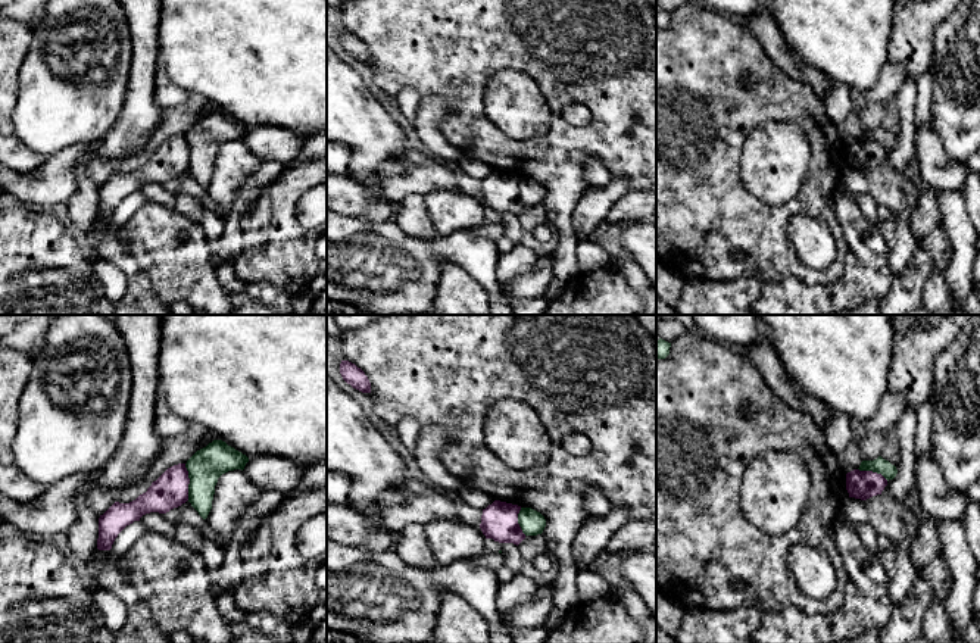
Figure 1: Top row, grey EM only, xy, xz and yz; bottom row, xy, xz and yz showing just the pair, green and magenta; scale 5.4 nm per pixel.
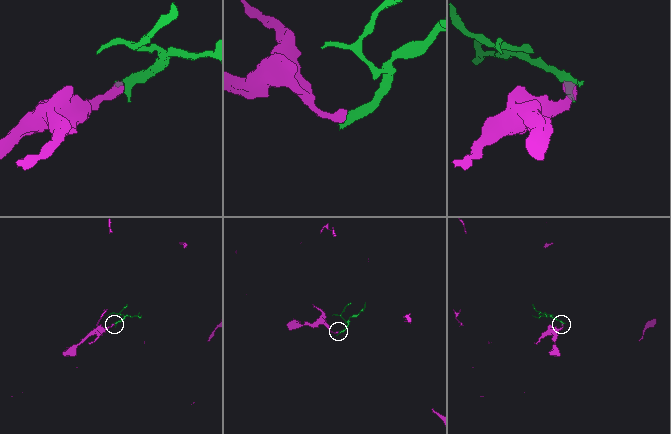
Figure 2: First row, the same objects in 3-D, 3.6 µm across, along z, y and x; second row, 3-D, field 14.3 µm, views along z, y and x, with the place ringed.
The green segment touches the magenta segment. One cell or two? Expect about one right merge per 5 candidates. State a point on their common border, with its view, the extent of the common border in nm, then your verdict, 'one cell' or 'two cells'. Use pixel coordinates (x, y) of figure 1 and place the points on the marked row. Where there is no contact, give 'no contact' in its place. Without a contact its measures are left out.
meets green in xy at (190, 481); contact 200 nm long; two cells

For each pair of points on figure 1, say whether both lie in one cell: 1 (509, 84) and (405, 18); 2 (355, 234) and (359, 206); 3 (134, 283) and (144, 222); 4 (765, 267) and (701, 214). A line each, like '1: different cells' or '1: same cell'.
1: different cells
2: different cells
3: different cells
4: same cell

